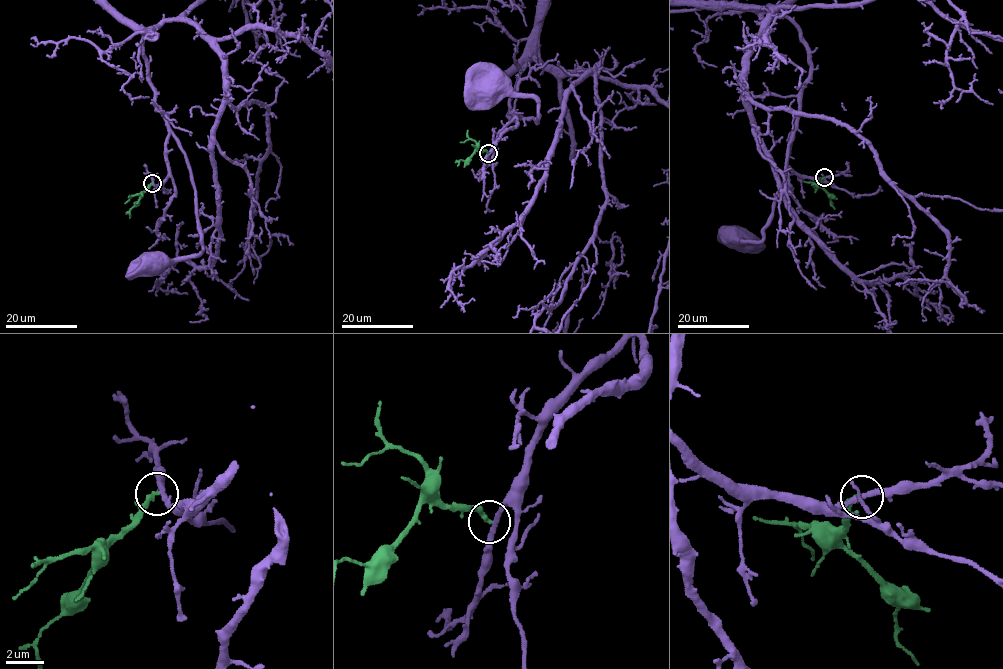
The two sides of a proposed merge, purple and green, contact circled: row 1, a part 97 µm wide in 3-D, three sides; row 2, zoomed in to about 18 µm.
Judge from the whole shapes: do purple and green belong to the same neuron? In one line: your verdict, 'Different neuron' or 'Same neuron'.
Different neuron

